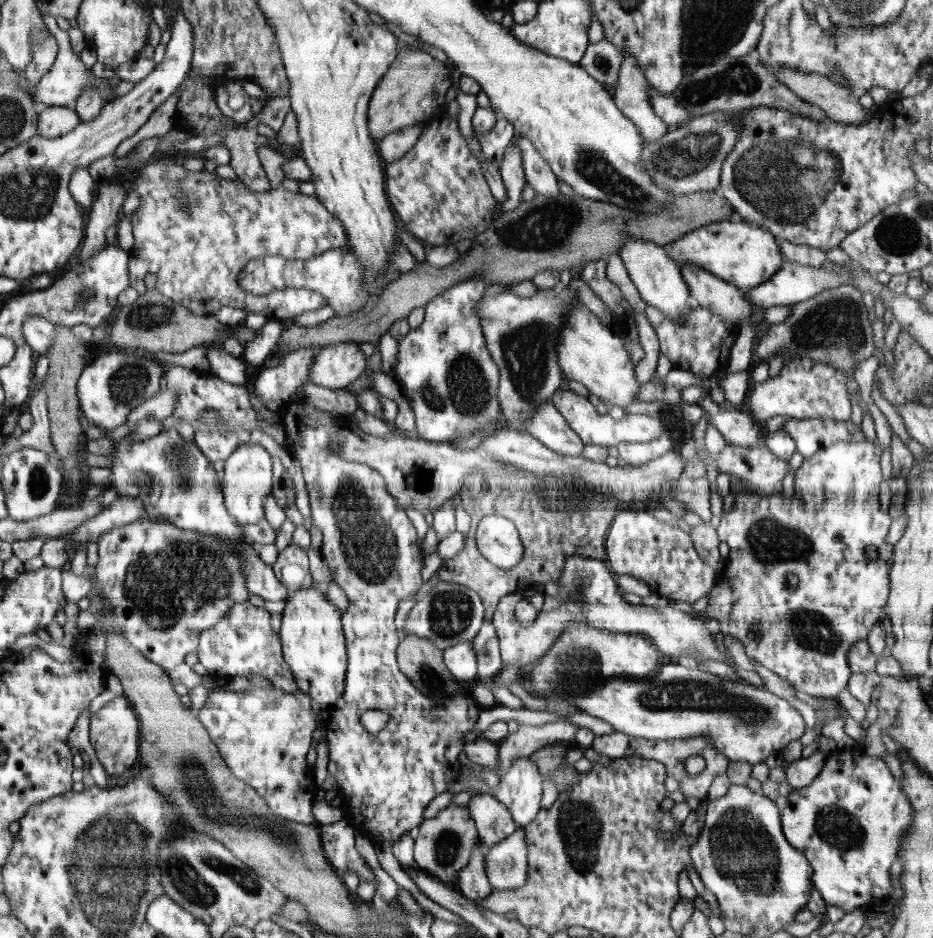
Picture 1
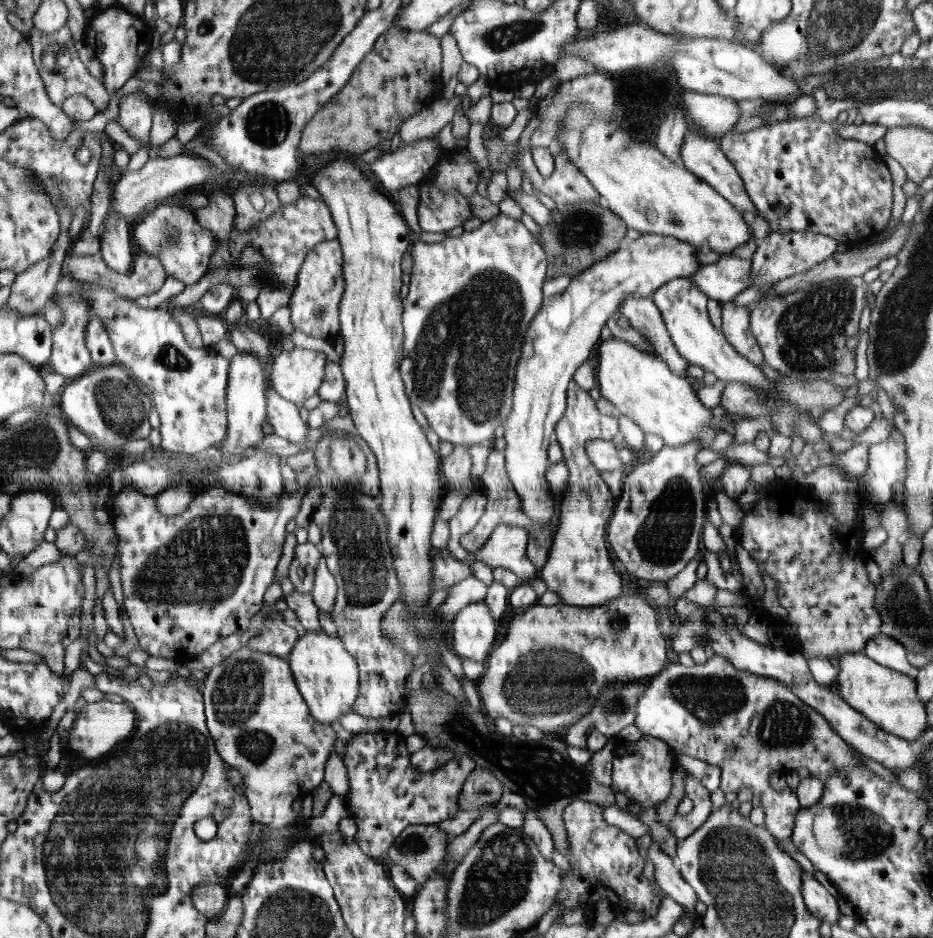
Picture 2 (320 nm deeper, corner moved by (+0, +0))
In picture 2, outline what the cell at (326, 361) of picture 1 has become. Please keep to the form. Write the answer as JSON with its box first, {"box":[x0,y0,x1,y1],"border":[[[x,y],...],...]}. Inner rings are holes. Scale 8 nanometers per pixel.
{"box":[267,347,326,404],"border":[[[295,347],[273,356],[272,370],[267,373],[272,388],[294,404],[318,394],[326,378],[326,353]]]}

